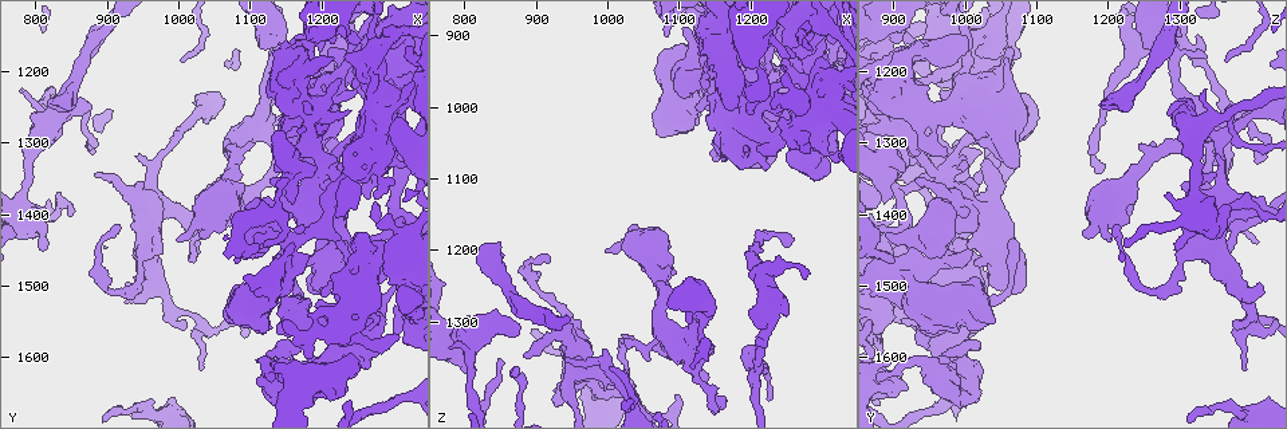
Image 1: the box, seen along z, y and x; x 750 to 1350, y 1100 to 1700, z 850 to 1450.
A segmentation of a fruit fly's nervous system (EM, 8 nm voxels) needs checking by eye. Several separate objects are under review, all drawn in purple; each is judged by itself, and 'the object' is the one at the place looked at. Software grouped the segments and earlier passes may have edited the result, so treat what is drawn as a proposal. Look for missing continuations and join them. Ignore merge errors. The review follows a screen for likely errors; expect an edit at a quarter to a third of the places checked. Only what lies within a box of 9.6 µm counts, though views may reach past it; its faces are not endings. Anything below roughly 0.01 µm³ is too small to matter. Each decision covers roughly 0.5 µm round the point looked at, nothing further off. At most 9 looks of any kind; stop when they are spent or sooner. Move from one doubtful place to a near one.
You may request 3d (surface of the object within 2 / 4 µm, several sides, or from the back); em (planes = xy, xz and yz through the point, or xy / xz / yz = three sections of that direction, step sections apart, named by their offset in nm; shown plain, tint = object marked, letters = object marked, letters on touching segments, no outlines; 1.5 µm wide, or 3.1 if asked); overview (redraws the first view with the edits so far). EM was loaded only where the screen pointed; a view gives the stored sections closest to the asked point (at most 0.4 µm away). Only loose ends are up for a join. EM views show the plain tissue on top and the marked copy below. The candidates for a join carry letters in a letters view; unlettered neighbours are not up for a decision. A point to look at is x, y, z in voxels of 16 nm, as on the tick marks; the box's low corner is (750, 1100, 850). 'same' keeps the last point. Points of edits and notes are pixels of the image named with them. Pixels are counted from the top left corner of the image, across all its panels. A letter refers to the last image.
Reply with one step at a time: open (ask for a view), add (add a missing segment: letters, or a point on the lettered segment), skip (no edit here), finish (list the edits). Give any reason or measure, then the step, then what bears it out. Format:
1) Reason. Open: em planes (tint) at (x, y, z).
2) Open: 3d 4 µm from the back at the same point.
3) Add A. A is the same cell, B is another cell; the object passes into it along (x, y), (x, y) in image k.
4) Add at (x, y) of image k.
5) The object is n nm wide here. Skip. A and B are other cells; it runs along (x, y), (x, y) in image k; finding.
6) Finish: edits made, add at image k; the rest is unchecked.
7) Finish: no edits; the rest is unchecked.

Tapers out. Open: 3d 2 µm at (1230, 1440, 1410).

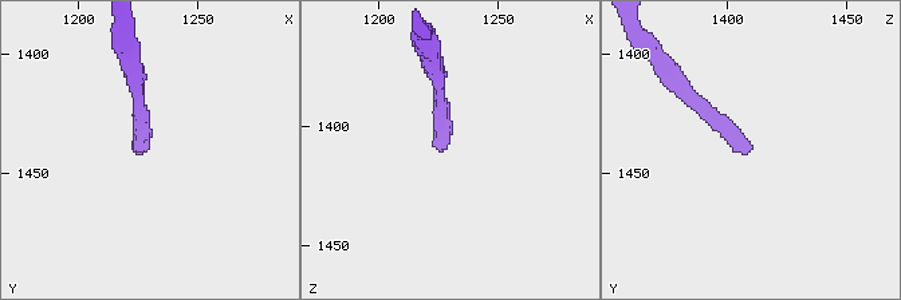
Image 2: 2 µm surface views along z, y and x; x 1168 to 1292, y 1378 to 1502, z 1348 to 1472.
Shape alone is not enough. Open: em planes (letters) at (1225, 1441, 1410).

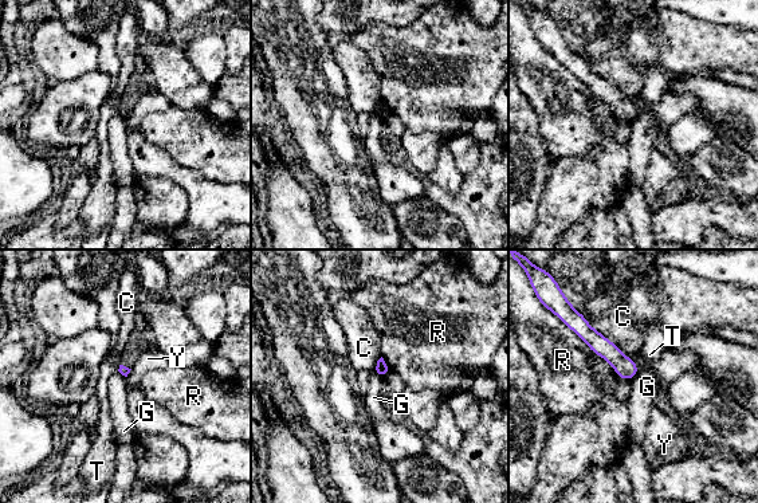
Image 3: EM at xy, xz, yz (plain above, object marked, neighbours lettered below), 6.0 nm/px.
Skip. C, G, R, T and Y are other cells; a border runs along (639, 370), (629, 380) in image 3; no lettered segment goes on from it.

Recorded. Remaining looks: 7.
Stops while still wide. Open: 3d 2 µm at (1135, 1290, 1015).

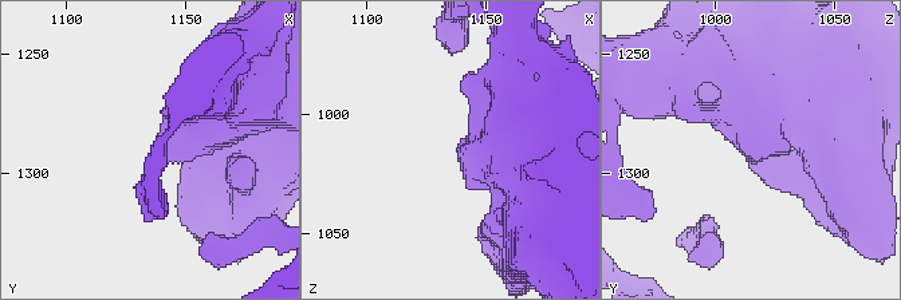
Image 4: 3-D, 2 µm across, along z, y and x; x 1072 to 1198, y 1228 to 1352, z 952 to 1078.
Now the EM. Open: em planes (tint) at (1139, 1294, 1017).

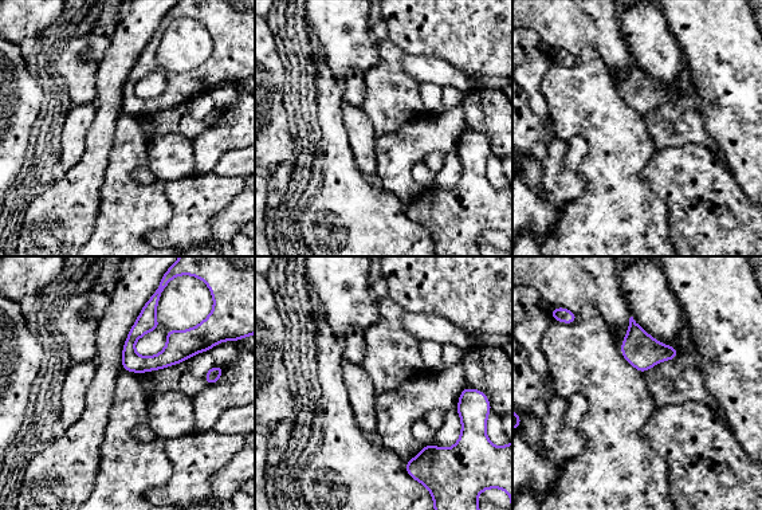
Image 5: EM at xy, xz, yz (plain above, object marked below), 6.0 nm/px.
Open: em planes (letters) at the same point.

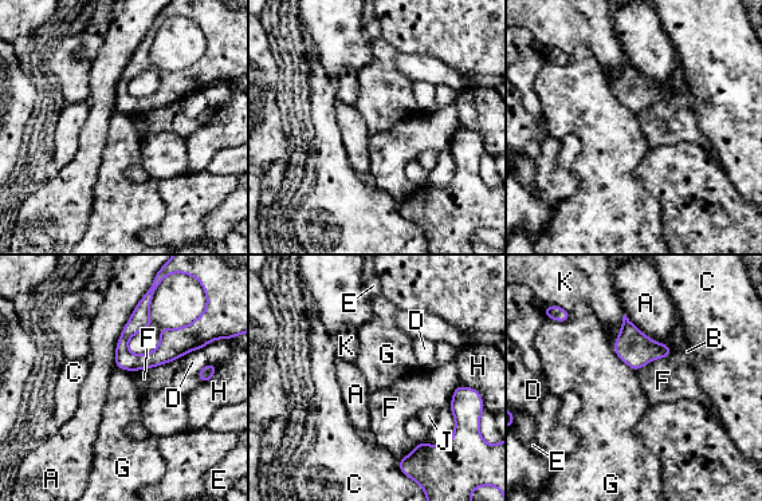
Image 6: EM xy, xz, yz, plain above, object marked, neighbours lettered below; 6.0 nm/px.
Skip. A, B, C, D, E, F, G, H, J and K are other cells; it runs along (195, 339), (149, 361), (118, 363) in image 6; none of them fits.

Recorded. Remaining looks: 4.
Branch stops here. Open: em planes (letters) at (1185, 1185, 1055).

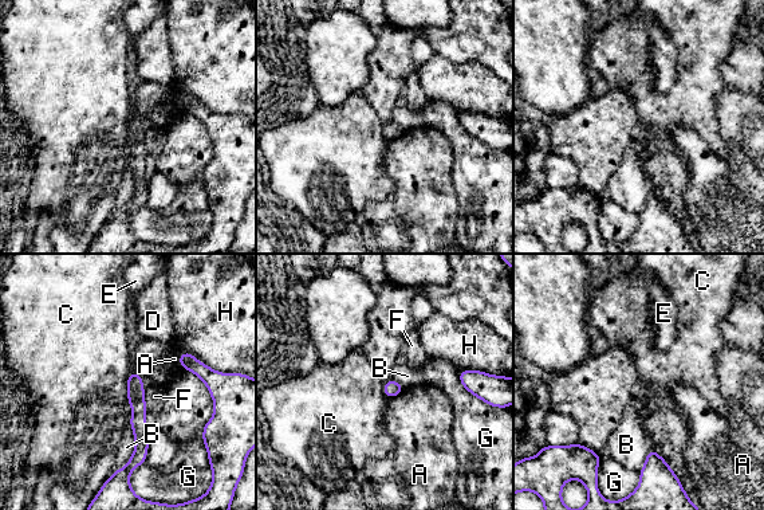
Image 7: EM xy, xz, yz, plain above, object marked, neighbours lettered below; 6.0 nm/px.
The object is 100 nm wide here. Skip. A, B, C, D, E, F, G and H are other cells; it runs along (132, 376), (140, 431), (134, 461) in image 7; none of them fits.

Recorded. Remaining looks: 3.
Branch stops here. Open: 3d 4 µm at (825, 1245, 1195).

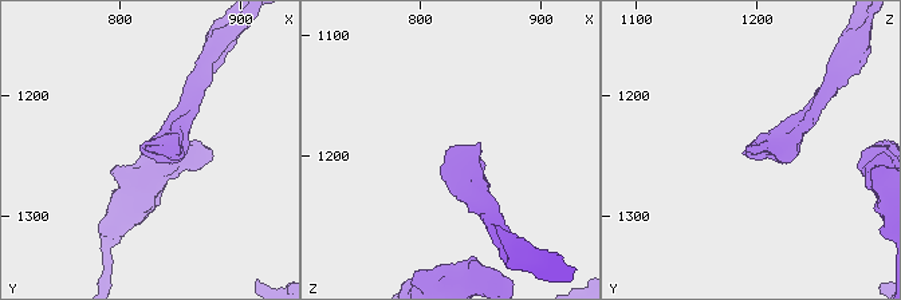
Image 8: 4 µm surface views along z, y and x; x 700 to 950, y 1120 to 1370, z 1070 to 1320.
Need the tissue. Open: em xy step 4 (tint) at (824, 1244, 1192).

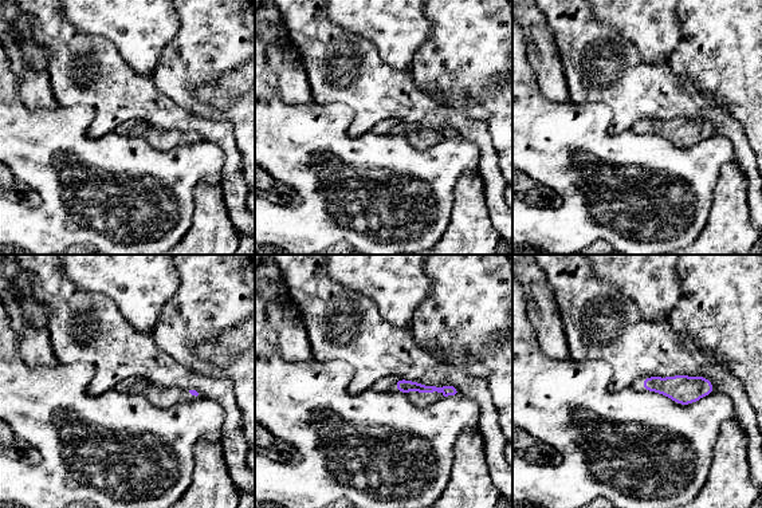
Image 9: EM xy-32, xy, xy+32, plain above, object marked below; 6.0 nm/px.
Open: em planes (letters) at the same point.

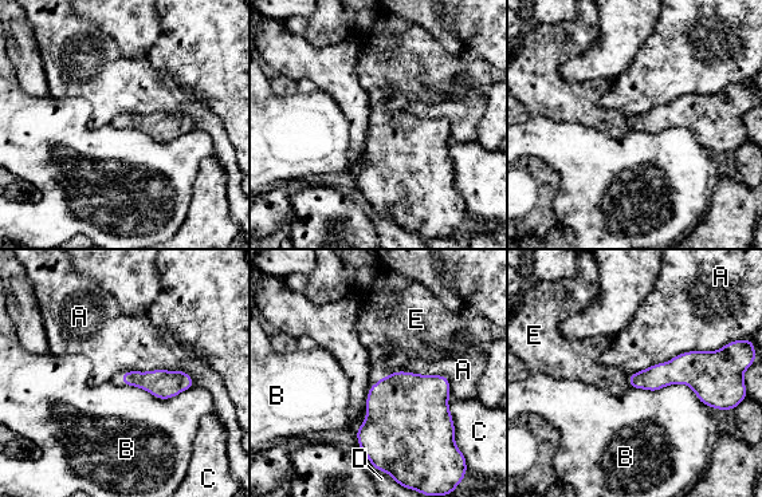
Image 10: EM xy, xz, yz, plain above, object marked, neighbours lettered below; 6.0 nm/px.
The longest contact is with A, 600 nm. Add at (590, 370) of image 10. E is the same cell, A, B, C and D are other cells; it goes on there.

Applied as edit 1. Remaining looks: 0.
Finish: edits made, add at image 10; the rest is unchecked.

